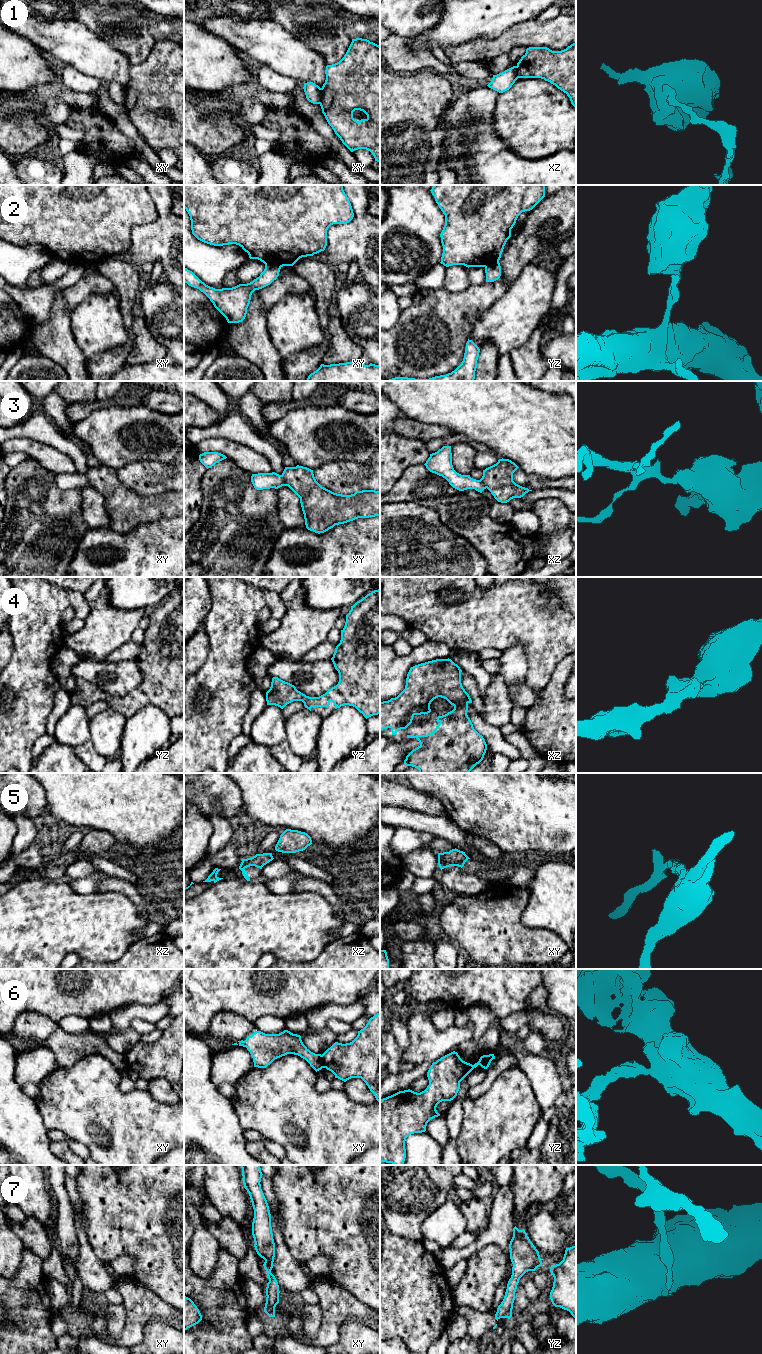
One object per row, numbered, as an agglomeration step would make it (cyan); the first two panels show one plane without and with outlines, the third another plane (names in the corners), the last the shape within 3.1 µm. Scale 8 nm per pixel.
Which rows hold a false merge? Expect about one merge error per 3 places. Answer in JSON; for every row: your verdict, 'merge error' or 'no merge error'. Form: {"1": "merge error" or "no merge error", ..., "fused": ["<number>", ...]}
{"1": "merge error", "2": "merge error", "3": "merge error", "4": "no merge error", "5": "no merge error", "6": "merge error", "7": "no merge error", "fused": ["1", "2", "3", "6"]}

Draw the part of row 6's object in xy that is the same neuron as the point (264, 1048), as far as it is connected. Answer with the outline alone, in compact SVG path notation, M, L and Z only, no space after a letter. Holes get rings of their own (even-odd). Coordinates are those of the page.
M284 1030L279 1034L254 1032L245 1041L238 1041L239 1046L246 1047L250 1052L254 1067L266 1068L275 1059L287 1054L298 1055L305 1059L317 1072L324 1068L322 1055L311 1052L302 1042L301 1036Z

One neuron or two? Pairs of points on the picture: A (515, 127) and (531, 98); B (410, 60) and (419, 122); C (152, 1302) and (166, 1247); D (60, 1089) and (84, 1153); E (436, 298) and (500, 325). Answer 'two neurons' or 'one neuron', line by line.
A: one neuron
B: one neuron
C: two neurons
D: two neurons
E: two neurons

